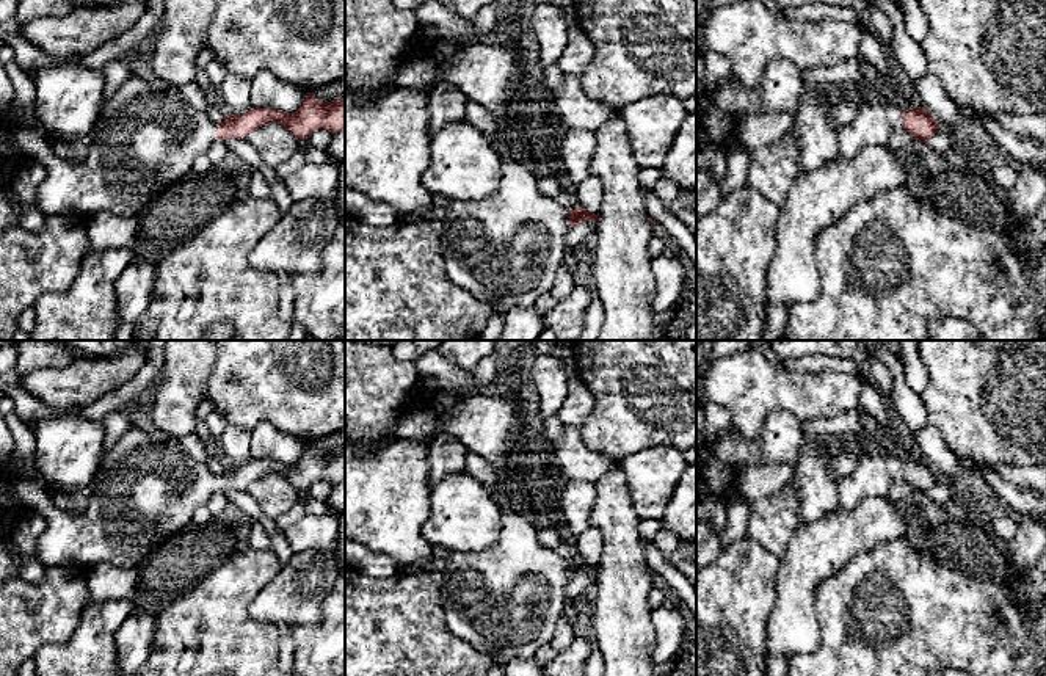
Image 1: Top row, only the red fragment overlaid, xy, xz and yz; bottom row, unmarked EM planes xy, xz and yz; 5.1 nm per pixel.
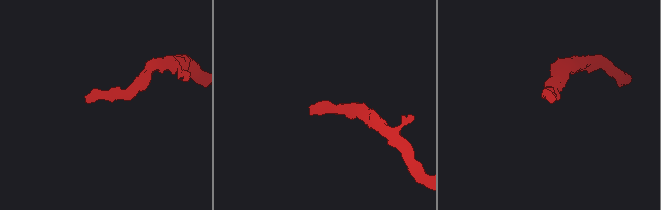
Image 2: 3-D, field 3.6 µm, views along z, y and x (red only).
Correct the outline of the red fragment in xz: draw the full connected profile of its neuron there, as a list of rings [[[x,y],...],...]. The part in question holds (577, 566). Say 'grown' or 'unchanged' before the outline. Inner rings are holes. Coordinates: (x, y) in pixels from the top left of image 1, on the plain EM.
grown | [[[508,510],[502,513],[499,540],[489,549],[483,552],[449,552],[444,562],[445,566],[441,572],[441,602],[444,609],[445,624],[452,631],[452,634],[470,643],[480,652],[491,656],[494,663],[507,665],[510,660],[532,659],[544,645],[550,645],[558,618],[561,616],[565,607],[565,587],[572,577],[582,572],[599,571],[599,563],[591,565],[579,557],[572,563],[568,563],[557,552],[541,546],[538,543],[536,533],[538,530],[522,514]]]

